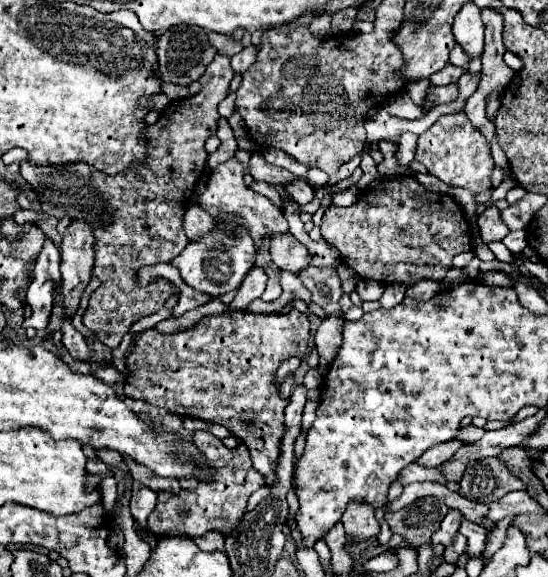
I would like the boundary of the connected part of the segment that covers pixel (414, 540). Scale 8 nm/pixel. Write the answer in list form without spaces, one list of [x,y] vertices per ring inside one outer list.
[[[417,499],[409,507],[397,513],[385,513],[385,521],[393,533],[399,533],[413,549],[431,541],[431,535],[437,531],[437,525],[447,515],[447,505],[439,499]]]

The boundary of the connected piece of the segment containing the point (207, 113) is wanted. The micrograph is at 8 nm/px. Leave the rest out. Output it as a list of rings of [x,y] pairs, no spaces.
[[[215,55],[205,71],[205,85],[199,95],[173,101],[161,119],[145,129],[147,161],[123,171],[121,185],[113,175],[95,171],[87,165],[71,167],[35,167],[31,161],[21,163],[21,175],[37,193],[43,213],[51,217],[85,219],[95,231],[95,277],[101,281],[89,299],[83,325],[97,335],[101,343],[115,349],[135,321],[159,311],[165,297],[133,295],[137,273],[147,263],[169,263],[187,245],[183,215],[191,205],[195,183],[207,165],[205,139],[217,131],[217,105],[227,97],[233,71],[229,57]]]

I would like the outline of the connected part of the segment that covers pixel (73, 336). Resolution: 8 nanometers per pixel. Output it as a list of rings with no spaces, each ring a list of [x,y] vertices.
[[[71,319],[63,321],[61,333],[63,333],[63,345],[67,347],[70,355],[75,360],[88,361],[90,359],[92,353],[88,348],[86,339],[75,329],[73,323],[71,323]]]

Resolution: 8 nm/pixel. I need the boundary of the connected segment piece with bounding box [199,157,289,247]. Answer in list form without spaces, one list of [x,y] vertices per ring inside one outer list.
[[[235,157],[229,159],[227,163],[221,163],[217,169],[213,169],[213,173],[211,173],[211,177],[207,181],[207,189],[199,197],[199,205],[201,205],[201,209],[205,209],[215,219],[221,219],[223,213],[225,215],[235,215],[239,219],[239,225],[243,225],[249,231],[255,247],[259,247],[261,241],[267,235],[289,233],[289,225],[287,225],[287,221],[283,217],[283,211],[277,209],[267,197],[251,191],[243,183],[243,167]]]

